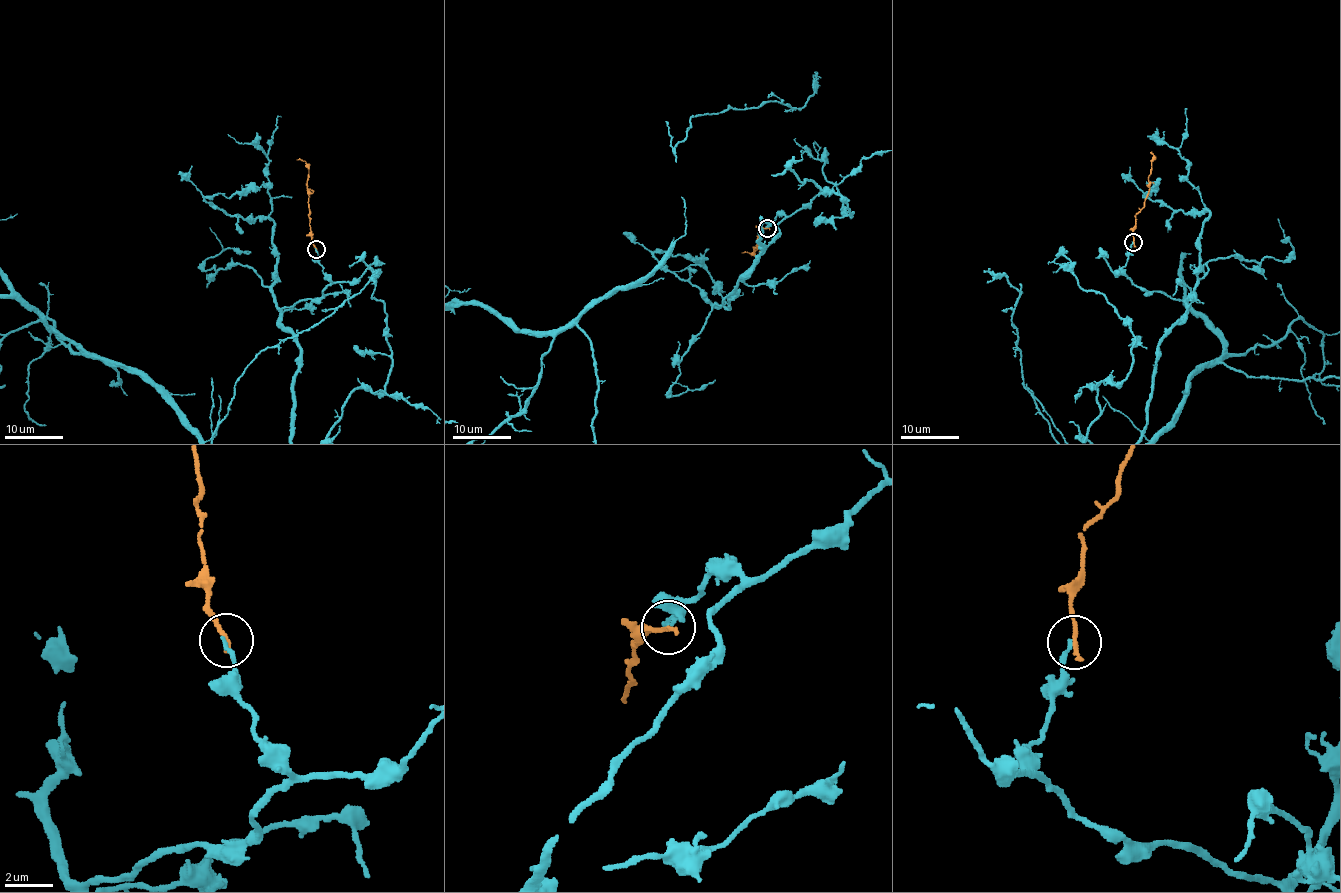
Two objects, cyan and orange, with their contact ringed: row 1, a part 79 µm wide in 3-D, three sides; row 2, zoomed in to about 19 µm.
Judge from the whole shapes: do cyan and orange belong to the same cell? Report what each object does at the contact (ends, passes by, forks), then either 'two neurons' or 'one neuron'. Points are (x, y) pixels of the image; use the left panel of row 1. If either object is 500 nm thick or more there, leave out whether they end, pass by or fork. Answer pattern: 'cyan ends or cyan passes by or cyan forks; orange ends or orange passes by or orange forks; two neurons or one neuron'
cyan ends; orange ends; two neurons

